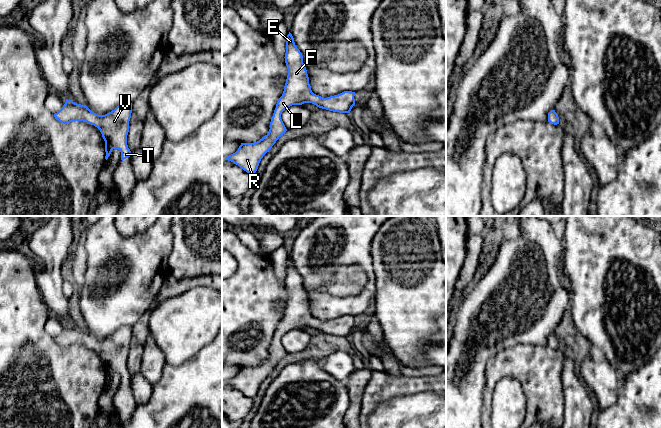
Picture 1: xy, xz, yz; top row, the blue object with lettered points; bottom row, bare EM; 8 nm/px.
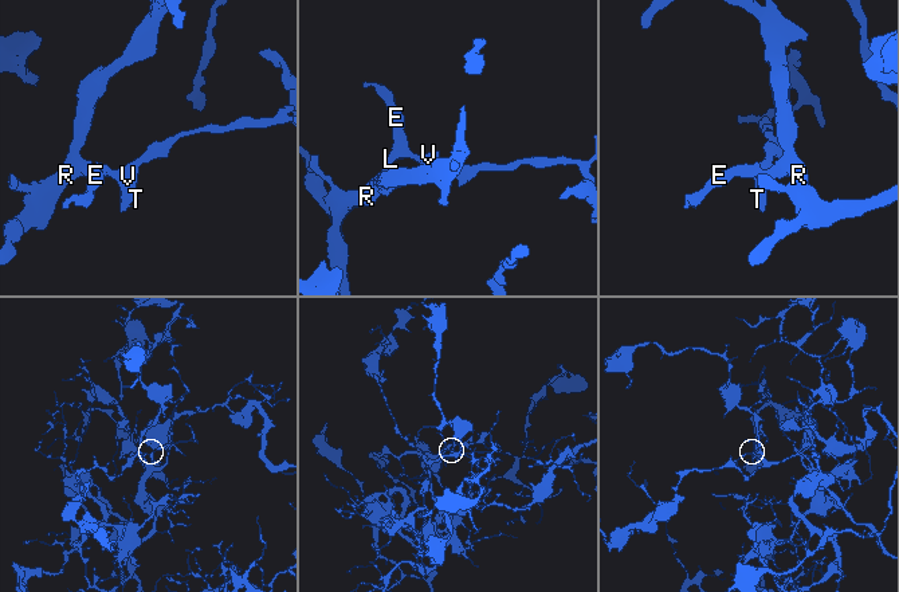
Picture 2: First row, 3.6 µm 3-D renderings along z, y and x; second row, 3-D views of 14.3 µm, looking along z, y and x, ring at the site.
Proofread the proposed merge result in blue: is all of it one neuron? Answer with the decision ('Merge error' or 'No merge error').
No merge error

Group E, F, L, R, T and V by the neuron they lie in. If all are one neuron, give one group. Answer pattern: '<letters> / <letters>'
E F L R T V

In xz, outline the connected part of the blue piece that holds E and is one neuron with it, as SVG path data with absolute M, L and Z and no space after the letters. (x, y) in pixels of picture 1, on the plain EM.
M289 256L287 259L286 265L286 277L285 277L285 287L288 293L288 299L286 303L286 307L284 310L284 315L282 320L279 322L276 332L274 334L271 346L270 353L267 359L265 359L262 363L254 367L241 367L238 374L227 380L225 384L231 385L234 388L238 389L241 393L246 395L247 397L254 398L259 390L259 387L263 380L269 376L272 370L276 367L276 365L287 355L282 343L282 336L292 329L302 329L304 327L312 327L319 332L326 333L333 336L339 337L350 337L352 331L355 329L355 316L352 315L344 315L338 319L330 320L327 322L323 322L319 319L316 319L312 316L311 310L309 308L309 301L307 298L306 291L303 287L303 280L300 274L297 272L294 266L294 262L292 258Z

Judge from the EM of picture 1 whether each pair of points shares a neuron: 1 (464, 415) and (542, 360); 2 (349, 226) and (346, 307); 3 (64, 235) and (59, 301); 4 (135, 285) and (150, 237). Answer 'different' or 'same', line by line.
1: different
2: same
3: same
4: same

